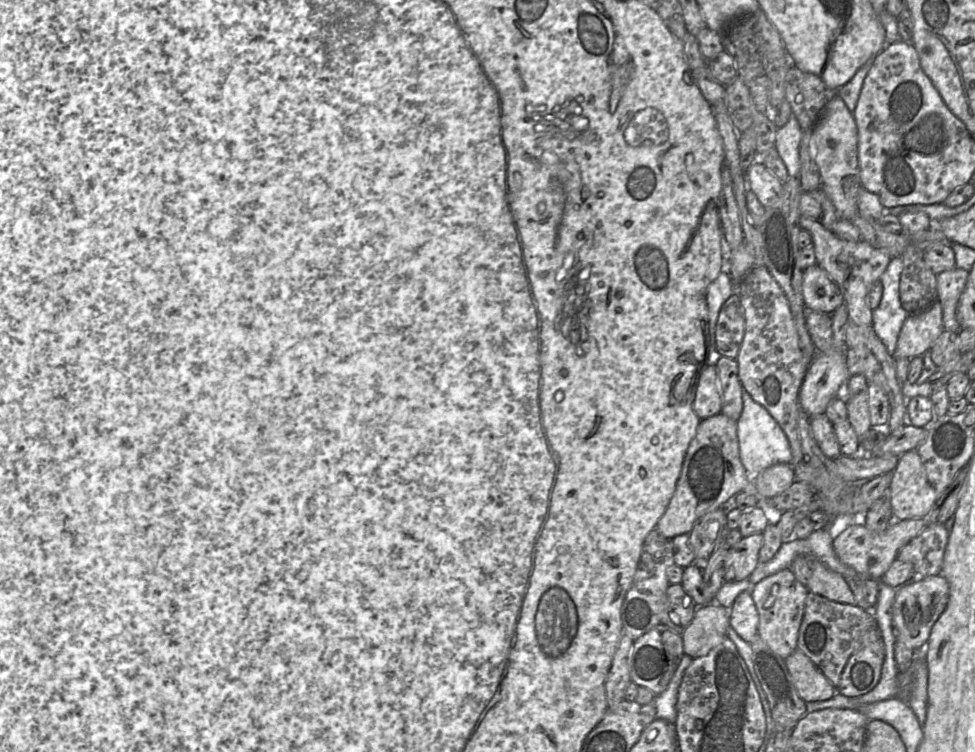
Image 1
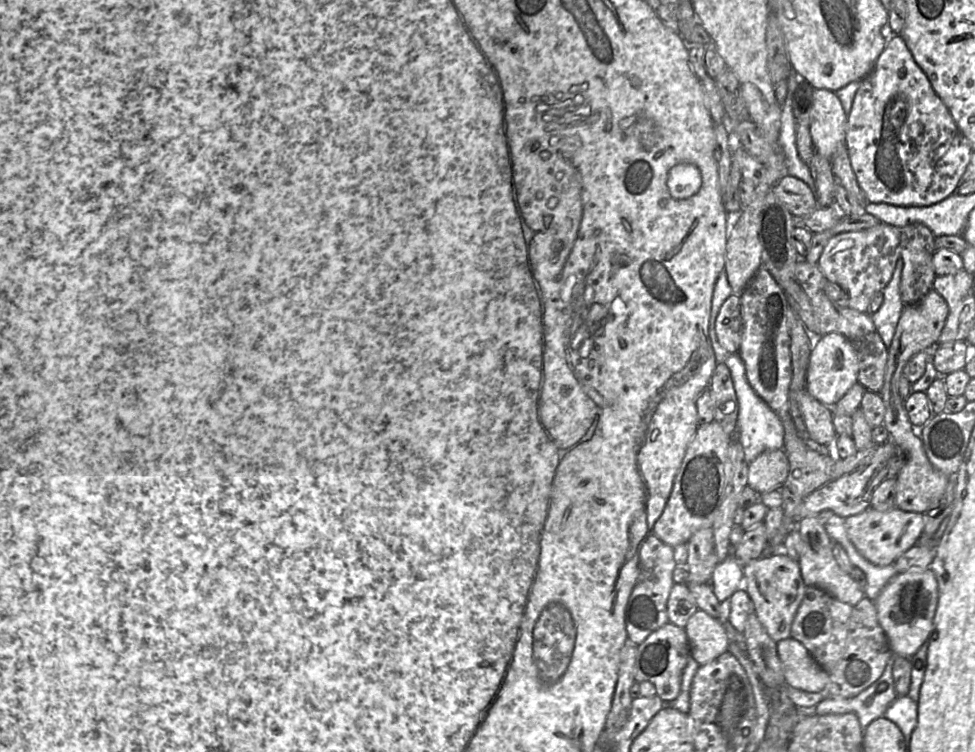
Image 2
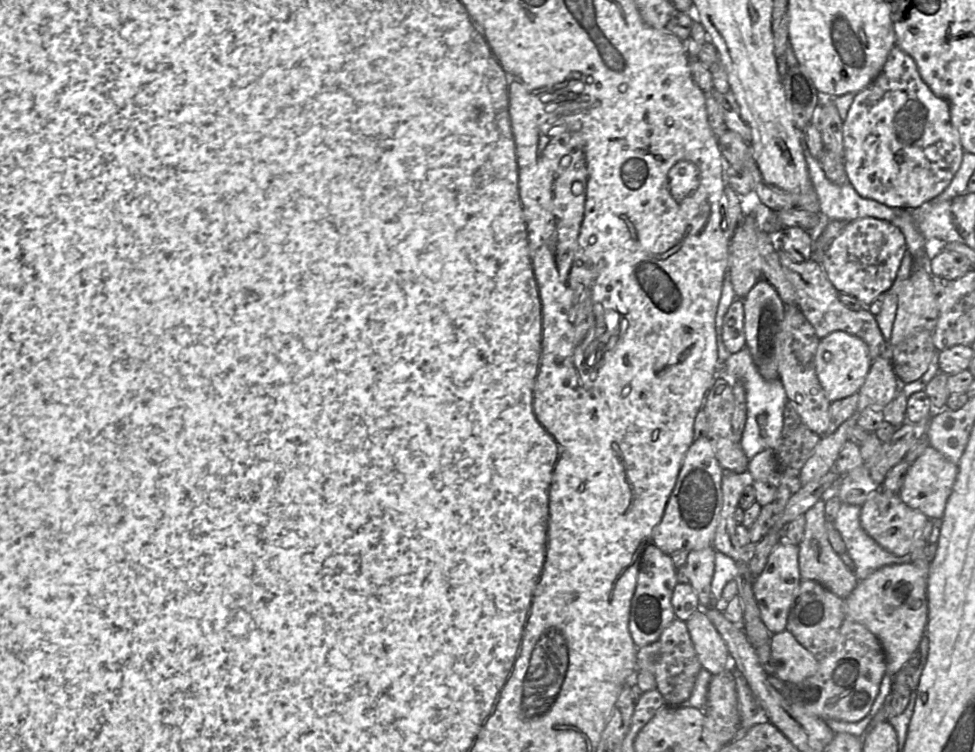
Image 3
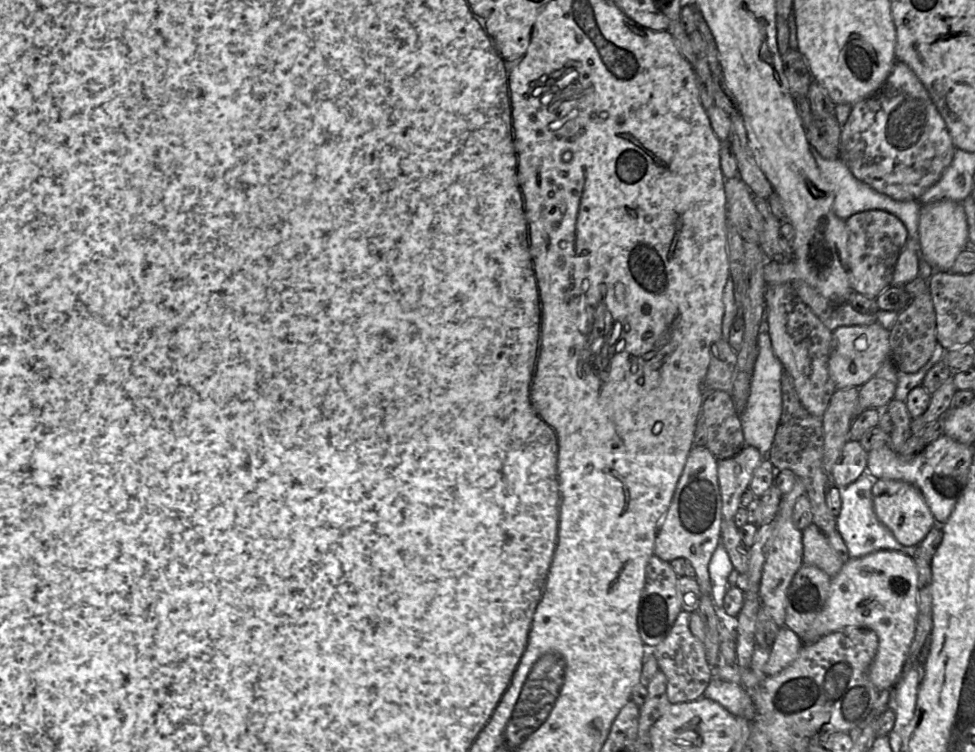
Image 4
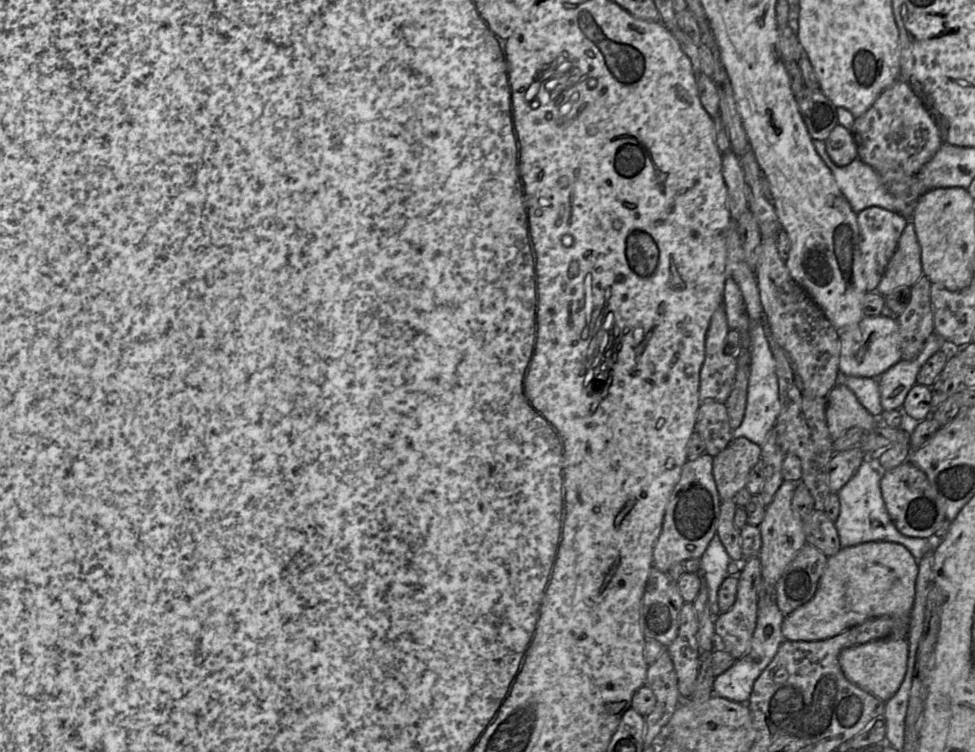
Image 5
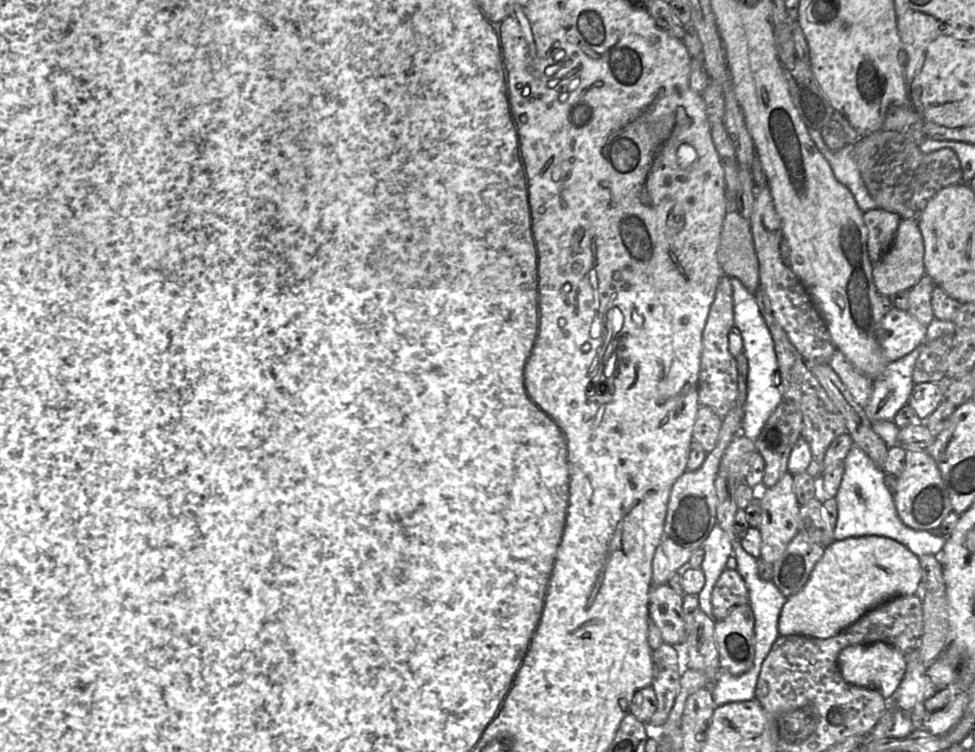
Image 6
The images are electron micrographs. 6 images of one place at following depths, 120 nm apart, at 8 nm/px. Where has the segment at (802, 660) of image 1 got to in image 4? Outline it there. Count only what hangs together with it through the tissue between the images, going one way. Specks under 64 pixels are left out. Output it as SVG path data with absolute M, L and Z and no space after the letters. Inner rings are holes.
M788 627L780 628L764 667L766 675L775 675L788 667L799 655L804 643Z

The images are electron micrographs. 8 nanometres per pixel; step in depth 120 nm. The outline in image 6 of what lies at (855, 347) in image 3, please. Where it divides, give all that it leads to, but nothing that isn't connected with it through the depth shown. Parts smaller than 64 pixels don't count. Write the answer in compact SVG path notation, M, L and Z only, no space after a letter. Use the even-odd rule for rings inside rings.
M893 308L883 317L878 331L881 351L887 362L895 362L926 343L927 327L908 311Z

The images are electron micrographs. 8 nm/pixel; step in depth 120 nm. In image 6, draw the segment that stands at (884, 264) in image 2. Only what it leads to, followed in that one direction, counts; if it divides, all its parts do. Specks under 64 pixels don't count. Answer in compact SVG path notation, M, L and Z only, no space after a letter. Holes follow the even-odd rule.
M880 208L863 213L867 227L867 249L872 264L877 262L892 245L901 217Z

